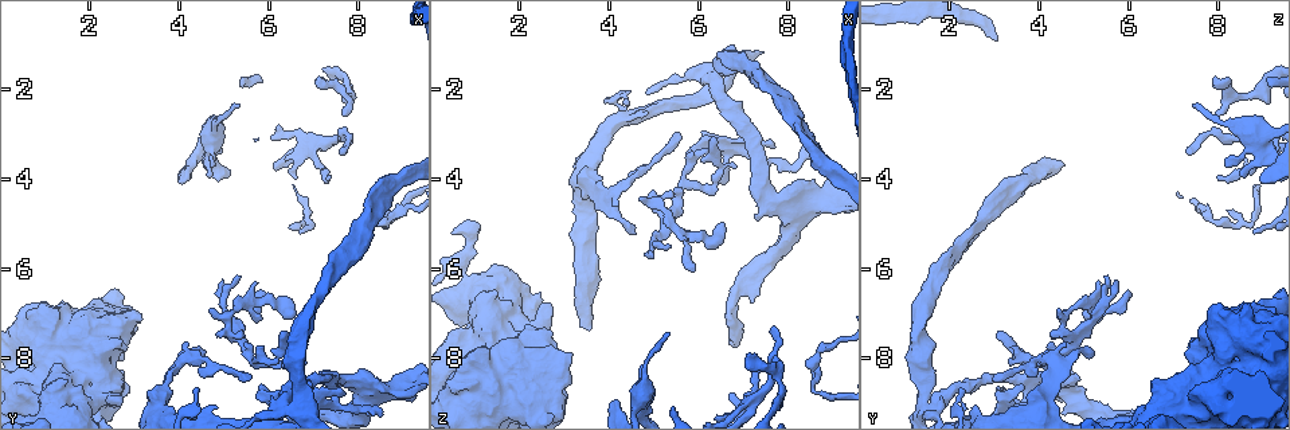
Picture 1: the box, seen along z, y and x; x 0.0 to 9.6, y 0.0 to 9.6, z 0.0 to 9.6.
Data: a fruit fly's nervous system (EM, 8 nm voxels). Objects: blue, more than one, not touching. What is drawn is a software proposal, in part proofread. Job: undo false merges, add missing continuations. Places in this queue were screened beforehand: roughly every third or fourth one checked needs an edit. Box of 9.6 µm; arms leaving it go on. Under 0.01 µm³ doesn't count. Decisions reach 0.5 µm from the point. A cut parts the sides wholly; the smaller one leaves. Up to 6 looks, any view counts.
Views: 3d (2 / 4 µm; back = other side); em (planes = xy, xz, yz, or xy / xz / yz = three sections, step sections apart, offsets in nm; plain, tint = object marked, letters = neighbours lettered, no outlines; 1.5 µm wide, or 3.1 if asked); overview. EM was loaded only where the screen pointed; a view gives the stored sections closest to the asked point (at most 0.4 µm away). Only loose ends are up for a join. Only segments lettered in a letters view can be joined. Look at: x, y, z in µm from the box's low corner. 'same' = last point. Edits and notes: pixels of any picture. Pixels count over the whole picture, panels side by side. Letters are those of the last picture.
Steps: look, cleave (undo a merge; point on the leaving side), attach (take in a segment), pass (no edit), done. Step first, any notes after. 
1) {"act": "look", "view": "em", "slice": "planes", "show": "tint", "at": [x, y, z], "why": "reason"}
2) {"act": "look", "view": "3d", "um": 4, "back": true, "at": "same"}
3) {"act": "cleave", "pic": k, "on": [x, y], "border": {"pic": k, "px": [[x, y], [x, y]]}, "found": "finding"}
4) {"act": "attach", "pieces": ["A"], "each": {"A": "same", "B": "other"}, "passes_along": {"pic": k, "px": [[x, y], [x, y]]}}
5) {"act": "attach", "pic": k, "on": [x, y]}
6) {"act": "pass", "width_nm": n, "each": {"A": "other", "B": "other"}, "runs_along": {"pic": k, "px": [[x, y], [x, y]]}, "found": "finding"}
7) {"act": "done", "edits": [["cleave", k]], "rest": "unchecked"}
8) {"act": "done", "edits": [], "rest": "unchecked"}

{"act": "look", "view": "em", "slice": "xz", "step": 8, "show": "tint", "at": [1.45, 6.85, 8.45]}

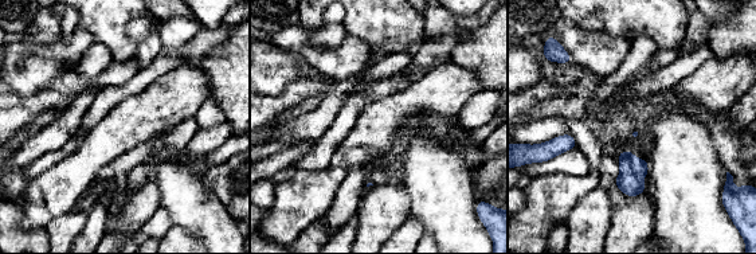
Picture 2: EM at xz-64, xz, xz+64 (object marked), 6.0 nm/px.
{"act": "look", "view": "em", "slice": "planes", "show": "letters", "at": "same", "why": "cut it another way"}

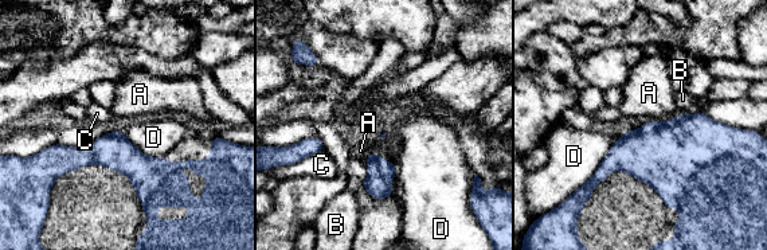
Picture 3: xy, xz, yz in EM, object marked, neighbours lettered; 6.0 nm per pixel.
{"act": "pass", "width_nm": 30, "each": {"A": "other", "B": "other", "C": "other", "D": "other"}, "runs_along": {"pic": 3, "px": [[50, 149], [198, 164]]}, "found": "all the same neuron"}

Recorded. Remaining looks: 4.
{"act": "look", "view": "3d", "um": 4, "back": true, "at": [4.05, 4.00, 9.05]}

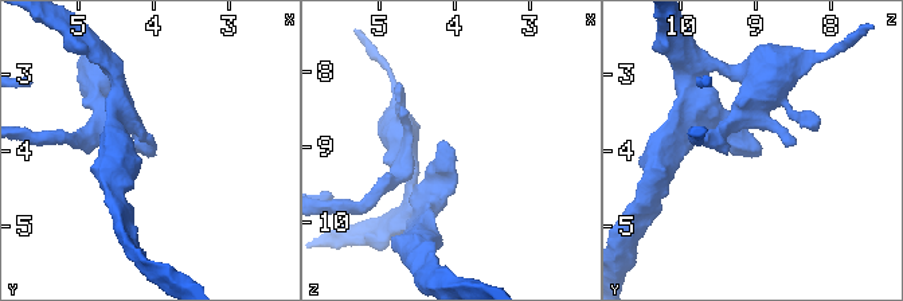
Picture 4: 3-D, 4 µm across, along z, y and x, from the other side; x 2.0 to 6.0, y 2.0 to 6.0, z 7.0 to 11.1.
{"act": "look", "view": "em", "slice": "planes", "show": "letters", "at": [4.05, 4.05, 9.00]}

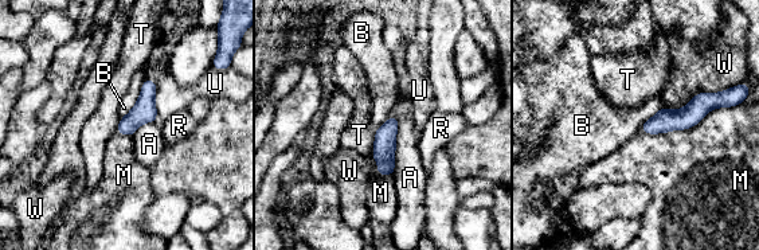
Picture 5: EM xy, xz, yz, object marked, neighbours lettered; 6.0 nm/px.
{"act": "pass", "each": {"A": "other", "B": "other", "M": "other", "R": "other", "T": "other", "U": "other", "W": "other"}, "border": {"pic": 5, "px": [[661, 108], [638, 131]]}, "found": "no lettered segment goes on from it"}

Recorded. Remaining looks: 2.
{"act": "look", "view": "3d", "um": 2, "back": true, "at": [7.15, 3.25, 9.00], "why": "two arms at a narrow angle"}

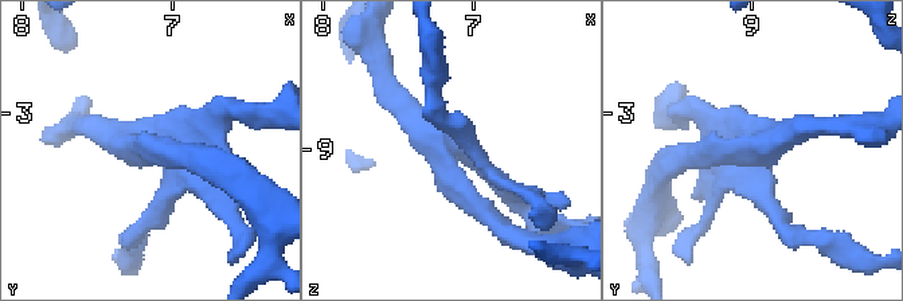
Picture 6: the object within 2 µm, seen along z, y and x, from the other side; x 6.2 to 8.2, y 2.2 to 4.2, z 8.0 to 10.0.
{"act": "look", "view": "em", "slice": "planes", "show": "letters", "at": [7.14, 3.24, 9.06]}

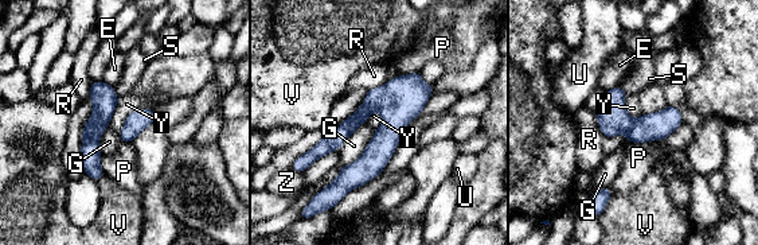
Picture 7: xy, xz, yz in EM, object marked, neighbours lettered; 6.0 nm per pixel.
{"act": "pass", "width_nm": 140, "each": {"E": "other", "G": "other", "P": "other", "R": "other", "S": "other", "U": "other", "V": "other", "Y": "other", "Z": "other"}, "found": "one neuron here"}

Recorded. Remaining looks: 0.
{"act": "done", "edits": [], "rest": "unchecked"}

